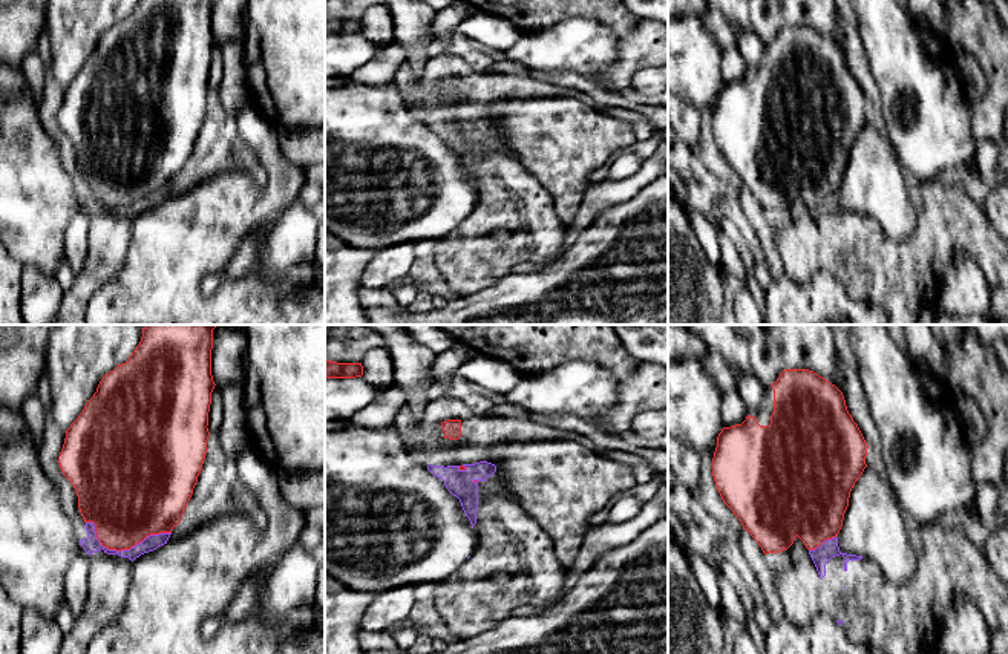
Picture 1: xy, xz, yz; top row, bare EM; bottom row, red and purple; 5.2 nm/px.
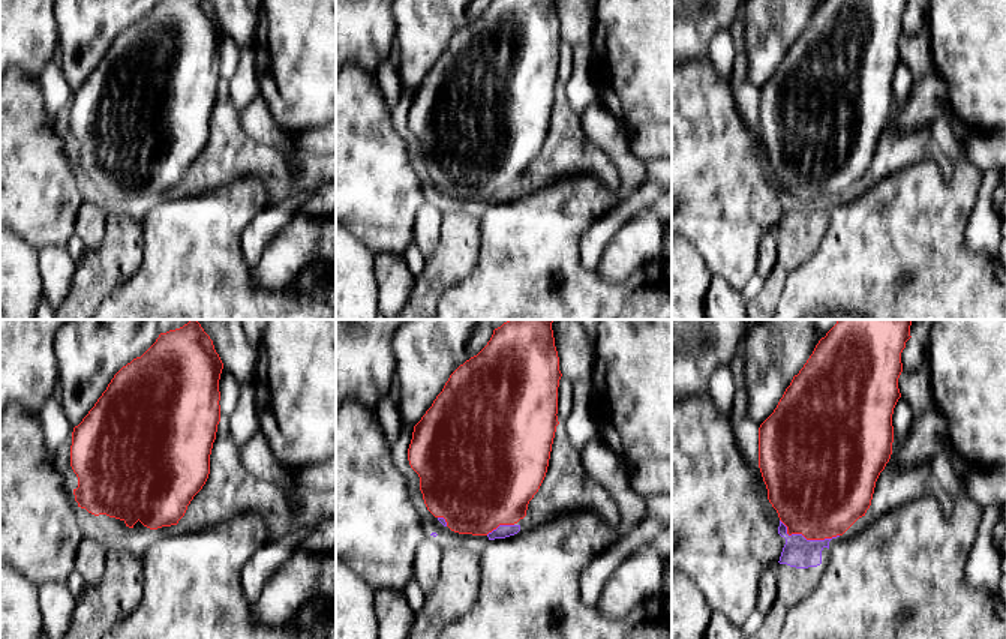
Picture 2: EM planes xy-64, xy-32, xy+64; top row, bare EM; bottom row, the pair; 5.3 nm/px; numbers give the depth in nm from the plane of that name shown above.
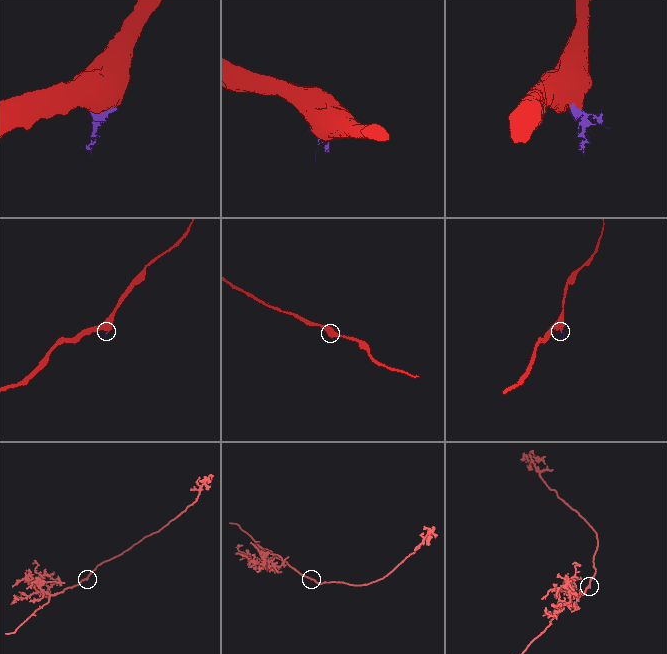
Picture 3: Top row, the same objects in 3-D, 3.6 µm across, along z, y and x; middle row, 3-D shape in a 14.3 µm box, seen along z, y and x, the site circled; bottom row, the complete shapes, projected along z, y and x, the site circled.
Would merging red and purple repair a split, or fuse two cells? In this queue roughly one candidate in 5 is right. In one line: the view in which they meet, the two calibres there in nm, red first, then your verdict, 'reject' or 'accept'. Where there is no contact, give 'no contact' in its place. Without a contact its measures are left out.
contact in xy; calibres 420 and 90 nm; reject

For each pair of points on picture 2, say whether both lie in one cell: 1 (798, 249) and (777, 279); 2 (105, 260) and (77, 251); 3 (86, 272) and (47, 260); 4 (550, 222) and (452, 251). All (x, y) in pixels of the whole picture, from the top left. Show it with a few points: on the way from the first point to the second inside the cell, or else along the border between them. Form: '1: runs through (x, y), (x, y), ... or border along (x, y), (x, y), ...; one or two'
1: runs through (790, 257), (780, 272); one
2: border along (84, 248), (84, 254), (75, 266); two
3: border along (75, 266), (68, 294); two
4: border along (479, 249), (476, 266), (461, 281); two

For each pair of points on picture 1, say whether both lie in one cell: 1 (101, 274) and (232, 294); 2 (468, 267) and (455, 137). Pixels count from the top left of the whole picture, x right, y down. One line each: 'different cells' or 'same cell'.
1: different cells
2: same cell

